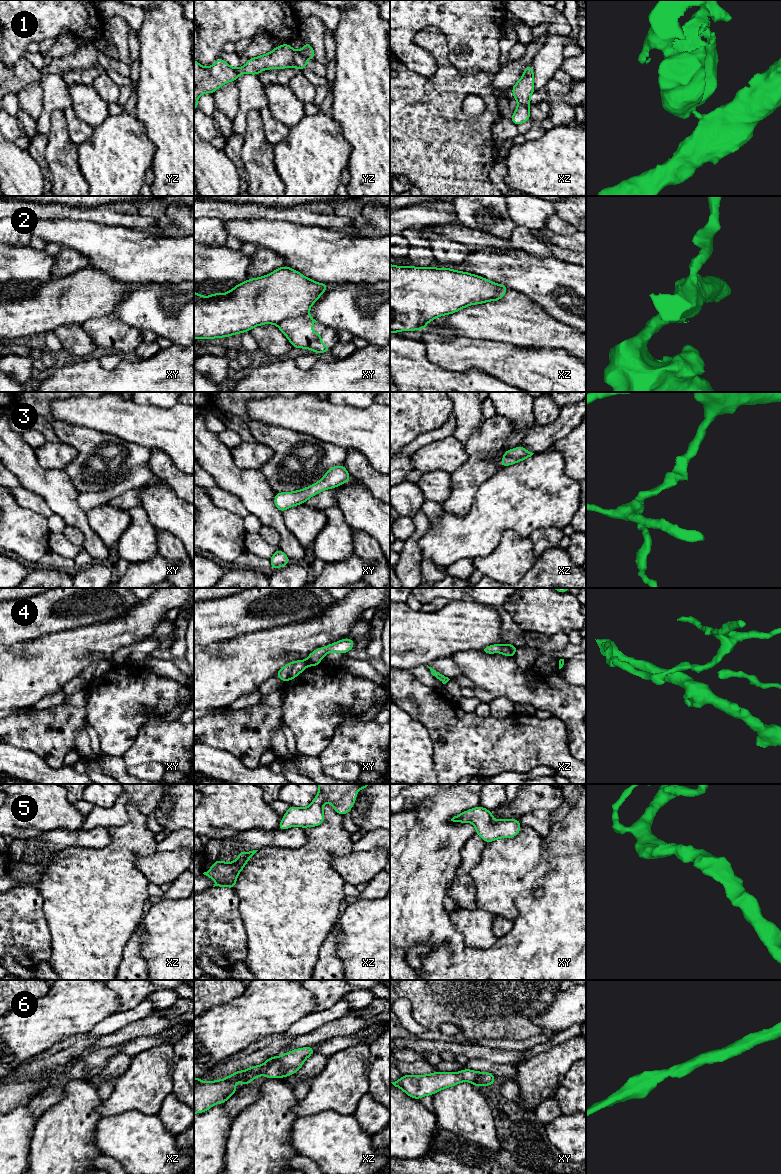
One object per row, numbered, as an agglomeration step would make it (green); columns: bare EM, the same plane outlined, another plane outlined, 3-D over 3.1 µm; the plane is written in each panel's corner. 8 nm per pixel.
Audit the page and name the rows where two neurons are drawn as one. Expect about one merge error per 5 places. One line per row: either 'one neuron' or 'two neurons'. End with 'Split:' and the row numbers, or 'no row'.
1: two neurons
2: two neurons
3: one neuron
4: two neurons
5: one neuron
6: one neuron
Split: 1, 2, 4

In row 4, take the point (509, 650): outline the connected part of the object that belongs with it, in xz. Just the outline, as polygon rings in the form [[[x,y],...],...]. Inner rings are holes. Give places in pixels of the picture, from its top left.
[[[504,643],[502,645],[501,653],[507,657],[514,657],[516,654],[517,647],[512,644]]]

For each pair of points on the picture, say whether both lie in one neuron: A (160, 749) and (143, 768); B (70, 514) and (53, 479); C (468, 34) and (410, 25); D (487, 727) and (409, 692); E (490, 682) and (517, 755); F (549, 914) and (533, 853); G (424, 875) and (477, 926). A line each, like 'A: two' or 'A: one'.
A: two
B: one
C: one
D: one
E: two
F: two
G: two

